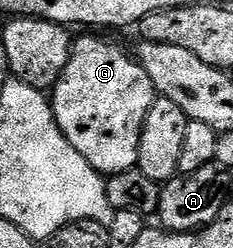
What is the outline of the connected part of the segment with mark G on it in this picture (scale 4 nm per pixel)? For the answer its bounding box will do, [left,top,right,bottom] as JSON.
[52,38,152,177]

